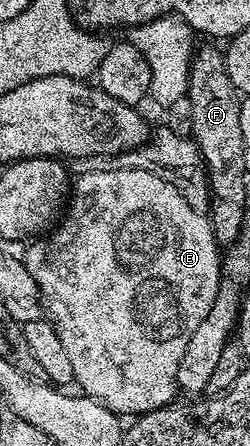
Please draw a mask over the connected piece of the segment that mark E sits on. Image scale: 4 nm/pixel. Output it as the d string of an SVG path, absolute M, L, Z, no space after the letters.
M125 165L119 167L119 171L103 169L77 176L72 183L72 194L69 196L64 218L49 234L35 238L25 248L24 262L28 273L32 273L32 281L36 281L38 298L45 314L59 335L65 352L68 353L74 374L73 382L82 386L83 388L79 388L89 398L98 400L115 415L137 417L147 415L149 411L155 411L161 407L171 406L175 402L174 394L179 394L180 391L178 370L184 353L192 341L192 333L196 333L200 321L208 317L208 309L212 309L212 301L216 301L218 282L222 280L222 259L220 258L220 244L214 239L214 230L210 228L209 218L197 212L196 209L192 209L174 183L170 184L168 180L161 179L163 176L156 171L132 169Z

